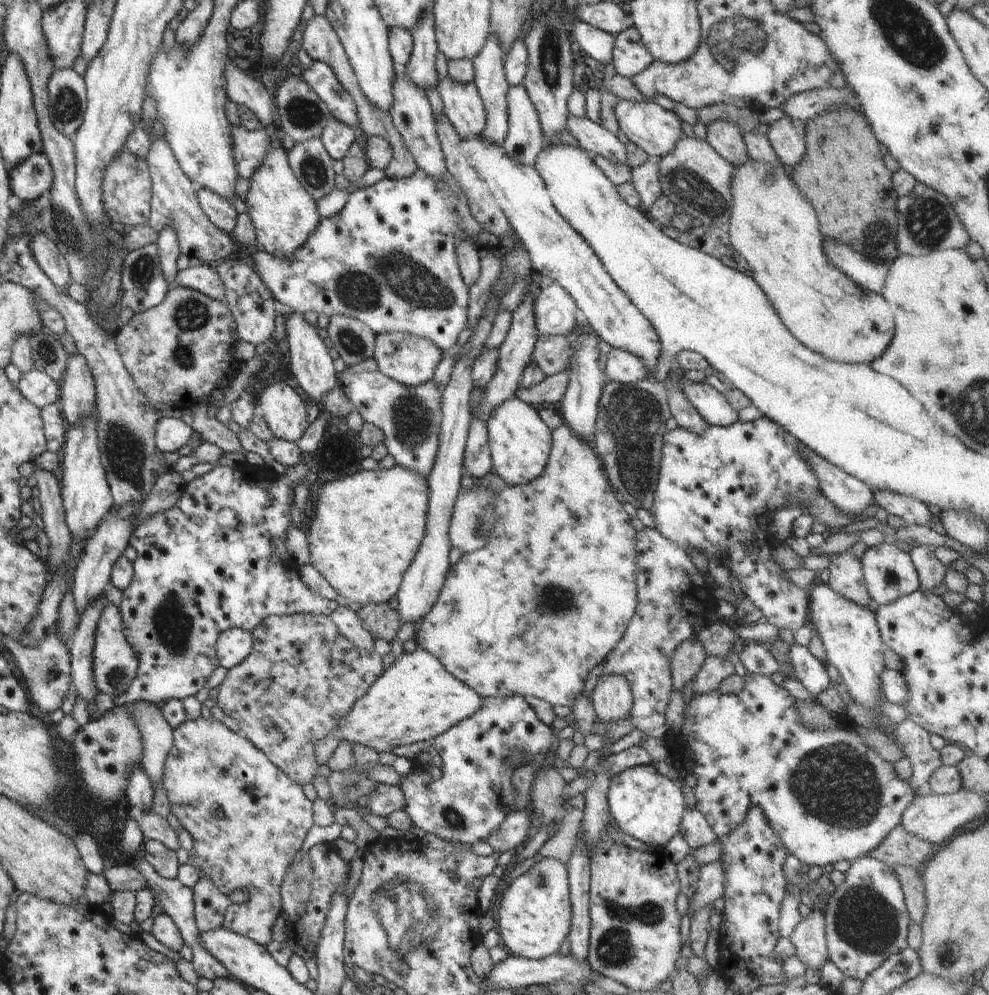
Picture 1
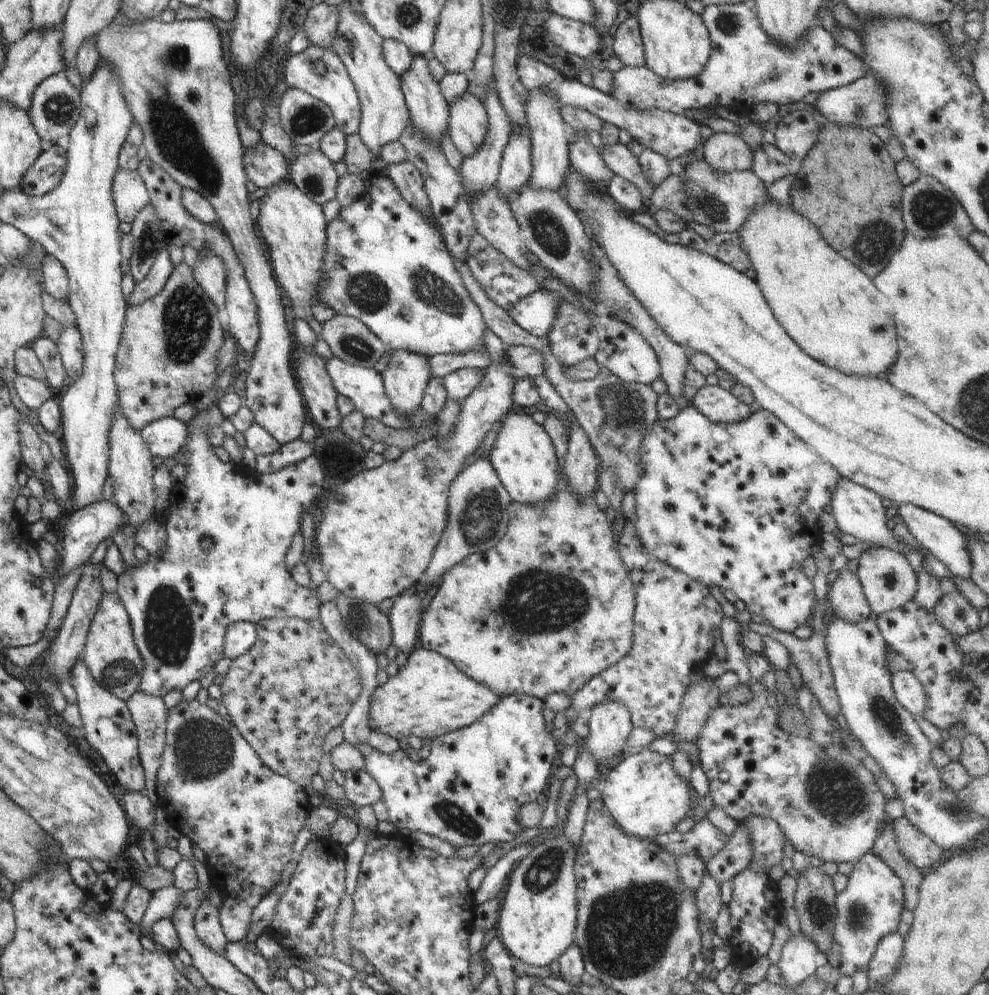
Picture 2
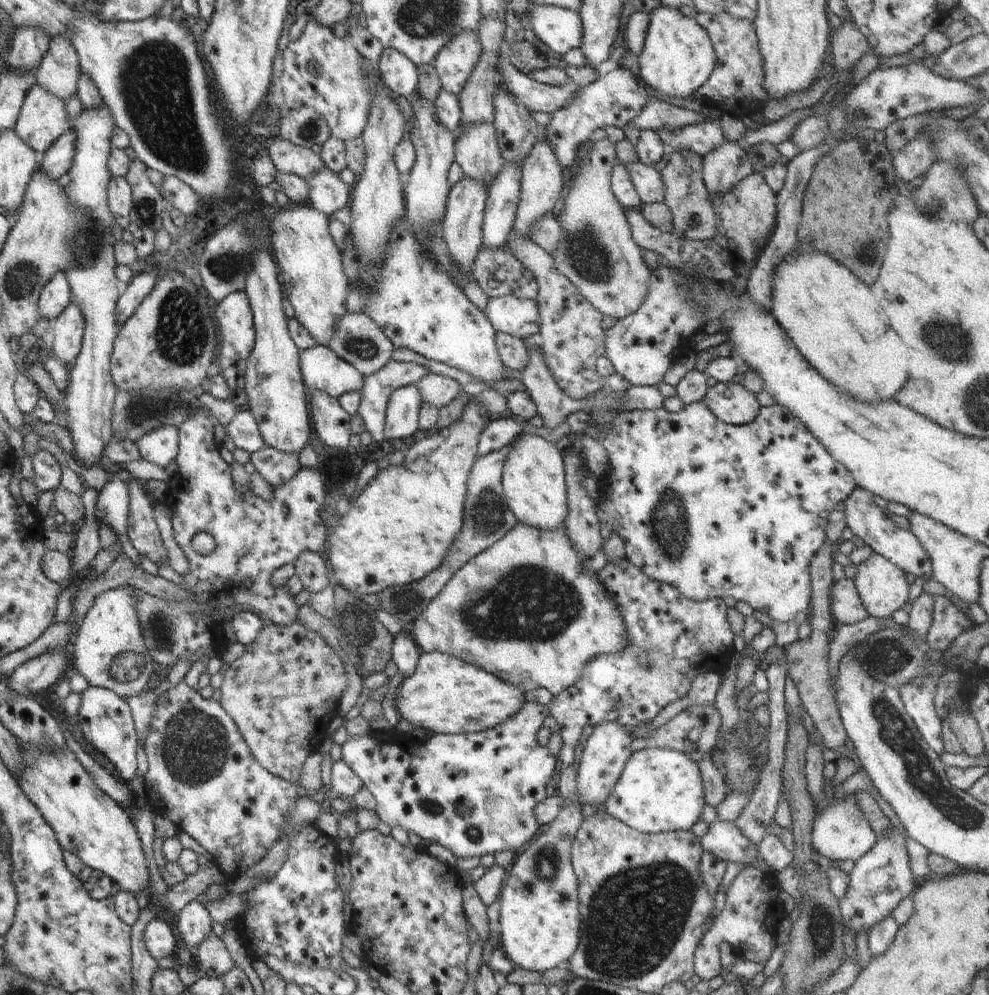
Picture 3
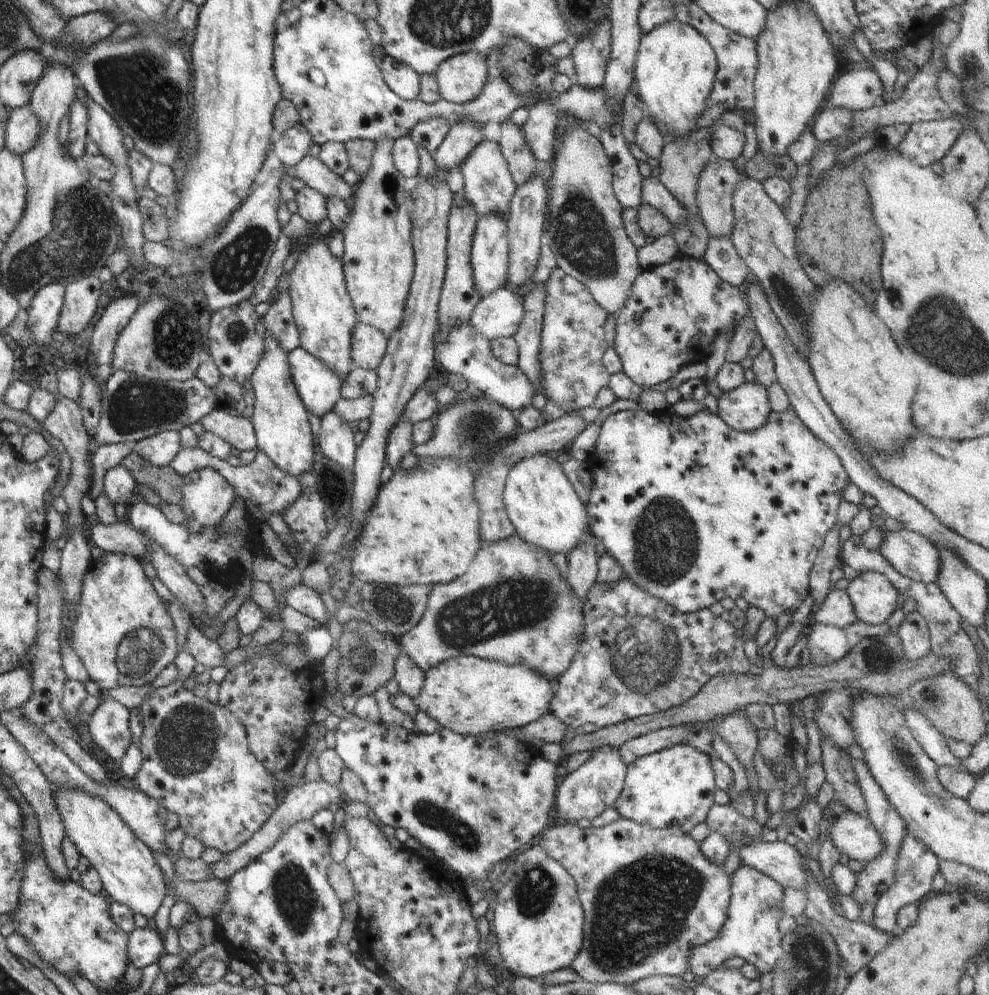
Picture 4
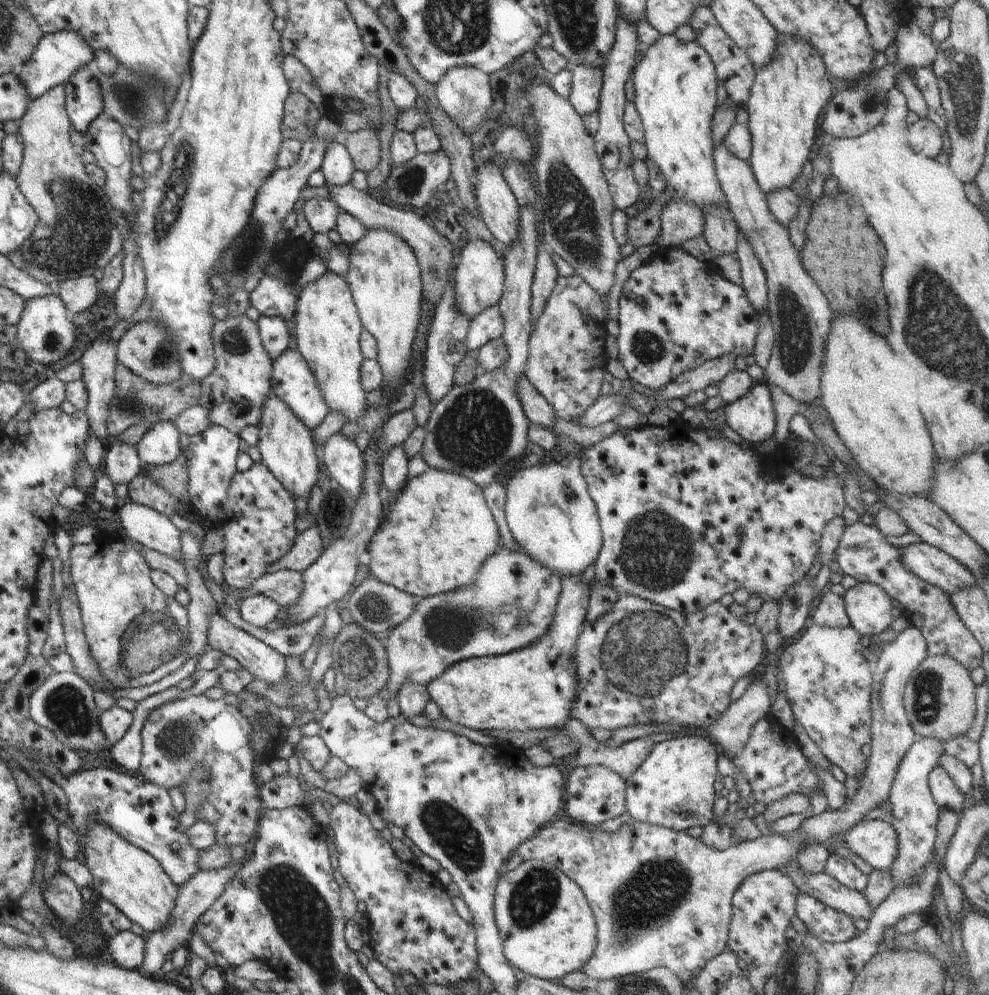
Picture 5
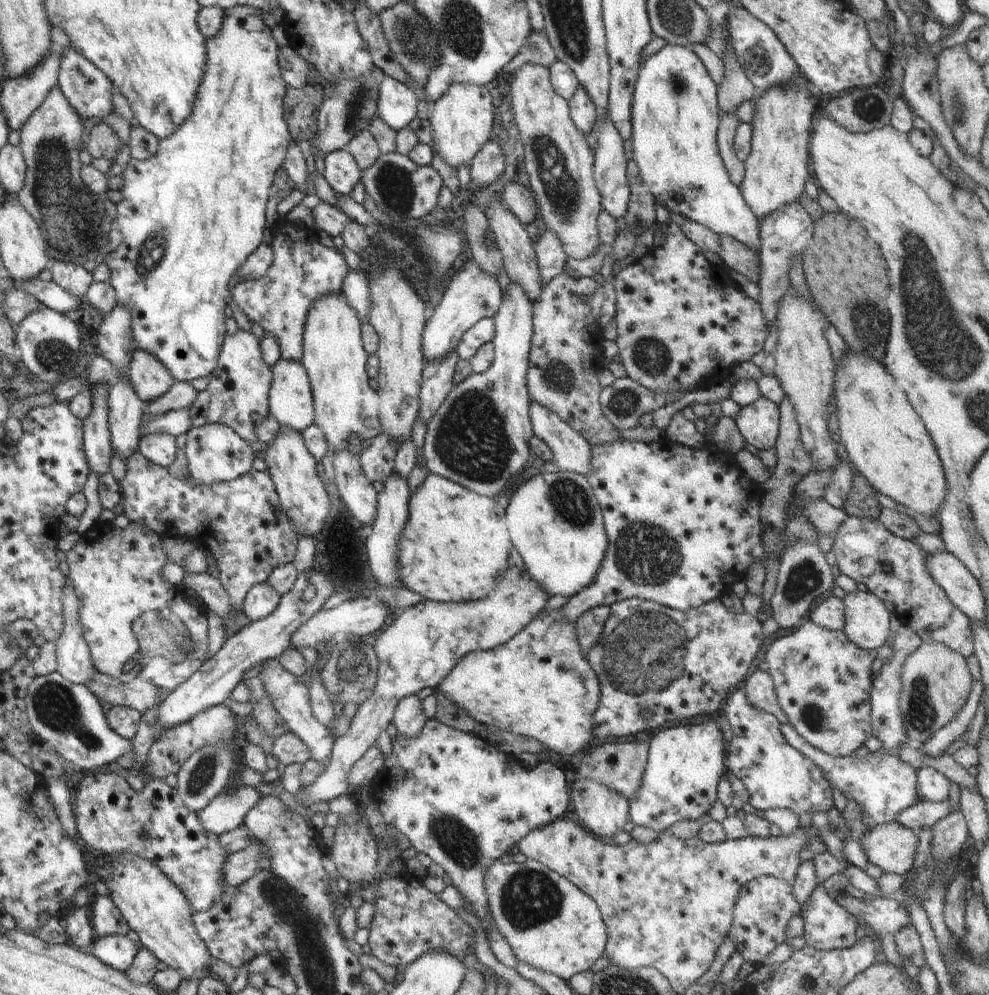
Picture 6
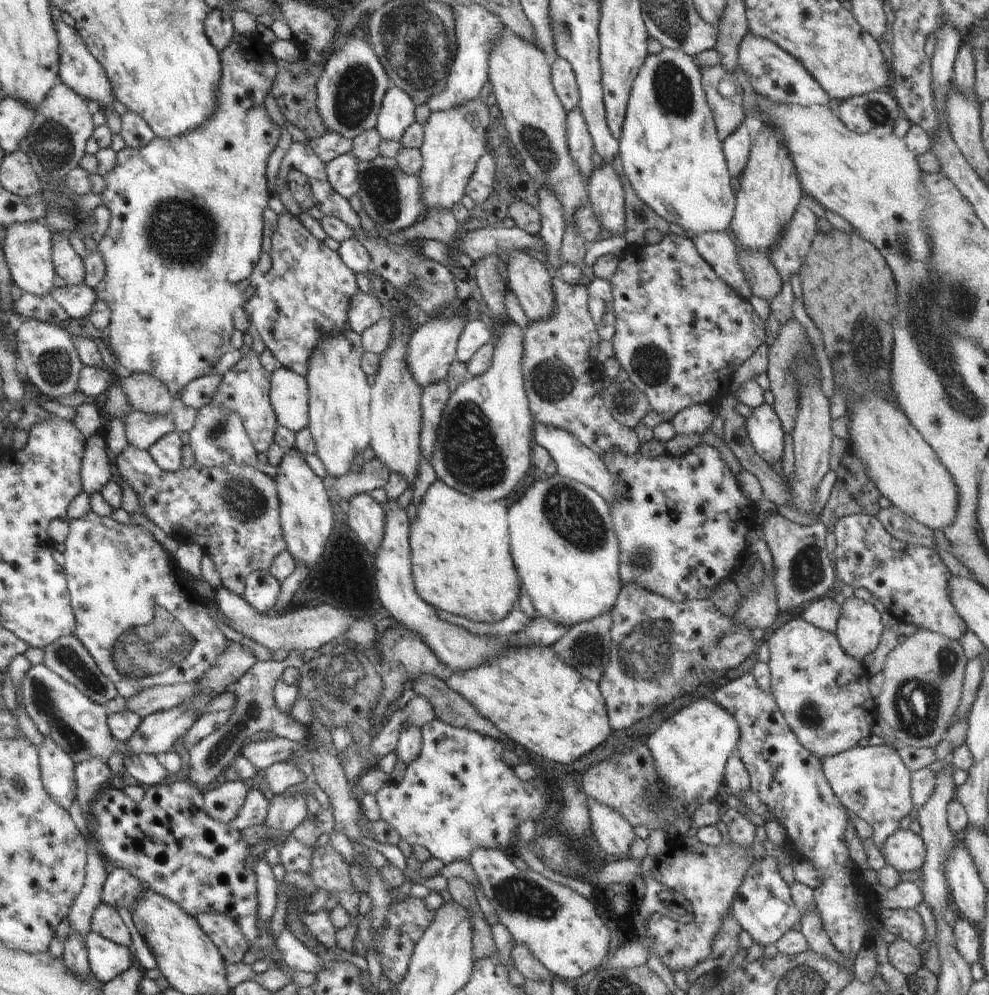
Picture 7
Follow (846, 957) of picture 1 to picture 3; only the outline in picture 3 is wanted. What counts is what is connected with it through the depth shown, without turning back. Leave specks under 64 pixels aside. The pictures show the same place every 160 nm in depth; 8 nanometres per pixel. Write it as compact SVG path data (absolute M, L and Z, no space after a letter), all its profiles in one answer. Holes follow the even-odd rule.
M891 830L879 840L861 859L855 862L849 873L849 885L839 900L843 924L857 936L861 930L870 930L883 918L890 917L893 910L915 890L915 876L910 871L905 836Z

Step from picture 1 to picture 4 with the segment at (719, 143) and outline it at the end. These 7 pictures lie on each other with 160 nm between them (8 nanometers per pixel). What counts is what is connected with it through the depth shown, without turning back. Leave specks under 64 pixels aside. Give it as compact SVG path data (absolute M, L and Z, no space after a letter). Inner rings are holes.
M715 157L706 163L699 174L697 205L704 226L712 237L728 237L733 227L733 194L744 175L736 169L734 161Z

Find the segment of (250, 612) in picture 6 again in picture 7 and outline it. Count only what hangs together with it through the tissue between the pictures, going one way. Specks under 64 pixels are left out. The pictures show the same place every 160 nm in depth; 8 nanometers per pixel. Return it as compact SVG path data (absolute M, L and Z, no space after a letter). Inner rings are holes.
M256 571L245 578L245 601L260 614L266 615L278 602L281 584L269 571Z

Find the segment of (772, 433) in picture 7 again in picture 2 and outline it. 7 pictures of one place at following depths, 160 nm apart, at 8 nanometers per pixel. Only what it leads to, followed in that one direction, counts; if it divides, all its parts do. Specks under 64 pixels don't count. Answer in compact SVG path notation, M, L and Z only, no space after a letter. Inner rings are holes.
M704 385L690 404L713 423L737 423L751 415L747 404L719 385Z

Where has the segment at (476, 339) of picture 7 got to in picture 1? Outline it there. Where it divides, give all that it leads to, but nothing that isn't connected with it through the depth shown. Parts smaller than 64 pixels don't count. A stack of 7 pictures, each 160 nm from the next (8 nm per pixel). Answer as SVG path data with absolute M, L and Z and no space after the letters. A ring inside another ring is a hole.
M553 283L547 288L534 288L535 319L540 335L568 336L573 332L576 322L580 318L580 310L575 305L574 299L558 283Z

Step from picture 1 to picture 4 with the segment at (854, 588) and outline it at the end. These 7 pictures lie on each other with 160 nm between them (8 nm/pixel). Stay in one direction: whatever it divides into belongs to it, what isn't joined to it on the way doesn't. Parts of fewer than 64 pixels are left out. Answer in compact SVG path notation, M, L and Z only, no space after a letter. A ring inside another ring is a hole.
M833 588L822 606L814 608L814 618L818 623L846 628L859 621L854 605L846 590Z

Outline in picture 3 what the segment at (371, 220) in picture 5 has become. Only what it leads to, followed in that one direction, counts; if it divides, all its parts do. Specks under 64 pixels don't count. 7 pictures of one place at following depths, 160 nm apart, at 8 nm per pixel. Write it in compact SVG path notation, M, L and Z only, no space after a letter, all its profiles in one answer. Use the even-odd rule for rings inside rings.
M271 137L268 152L278 171L307 178L324 167L322 159L306 147L293 145L282 137Z

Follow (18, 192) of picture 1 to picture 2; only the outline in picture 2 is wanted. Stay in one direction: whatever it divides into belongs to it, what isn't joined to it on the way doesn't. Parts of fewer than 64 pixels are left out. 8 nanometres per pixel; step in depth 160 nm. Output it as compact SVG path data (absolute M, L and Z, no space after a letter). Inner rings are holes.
M49 144L20 181L19 188L31 197L41 197L60 184L67 165L67 153L60 145Z

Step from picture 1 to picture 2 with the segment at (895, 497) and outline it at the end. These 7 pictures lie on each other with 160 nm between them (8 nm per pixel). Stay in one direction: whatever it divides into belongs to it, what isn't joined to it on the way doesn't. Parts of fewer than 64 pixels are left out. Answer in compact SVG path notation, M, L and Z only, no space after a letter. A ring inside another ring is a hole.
M895 504L896 512L904 520L904 525L917 538L921 546L940 562L943 562L953 577L971 578L972 561L970 560L966 536L952 522L940 515L914 506L913 504Z

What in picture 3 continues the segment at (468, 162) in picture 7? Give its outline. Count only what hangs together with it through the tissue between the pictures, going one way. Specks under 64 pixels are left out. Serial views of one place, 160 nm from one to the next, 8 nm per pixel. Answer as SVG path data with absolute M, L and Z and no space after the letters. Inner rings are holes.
M471 30L456 33L444 44L432 62L444 89L458 96L474 70L481 50L479 36Z

